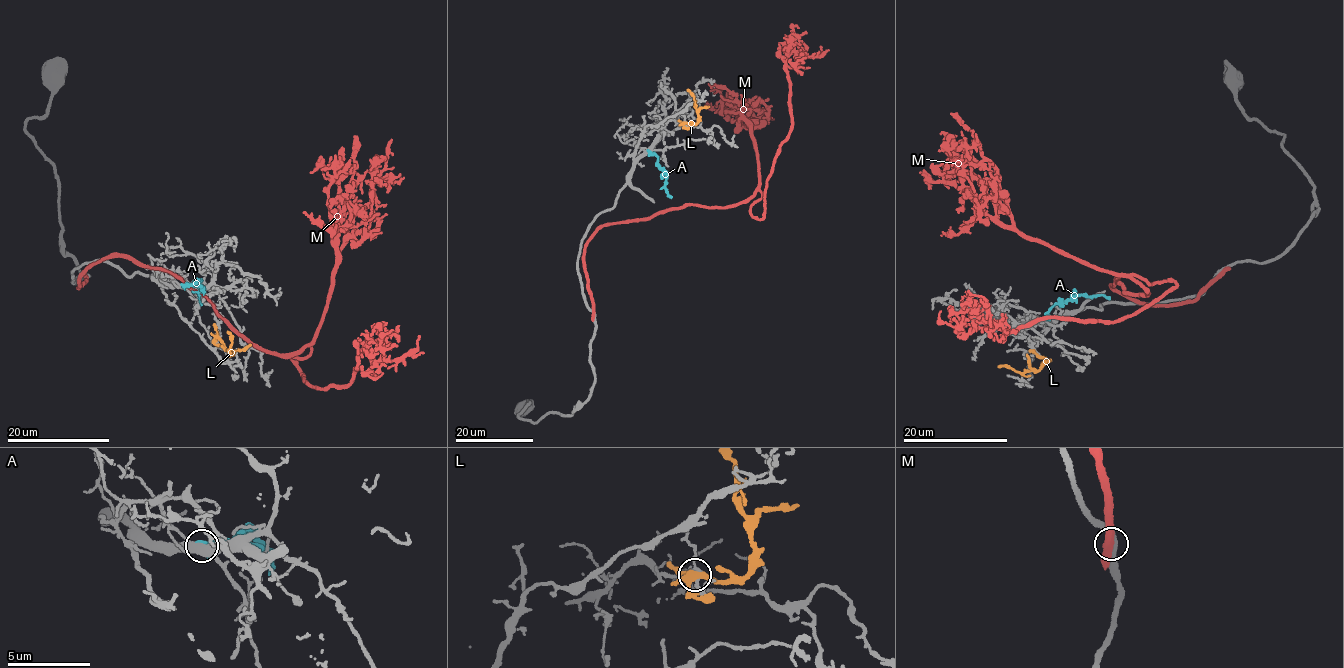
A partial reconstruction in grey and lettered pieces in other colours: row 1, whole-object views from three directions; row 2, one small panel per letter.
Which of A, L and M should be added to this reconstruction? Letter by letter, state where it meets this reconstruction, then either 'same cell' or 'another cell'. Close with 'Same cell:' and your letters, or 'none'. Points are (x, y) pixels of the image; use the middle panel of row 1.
A: meets grey at (649, 151); another cell
L: meets grey at (684, 123); another cell
M: meets grey at (594, 315); another cell
Same cell: none

